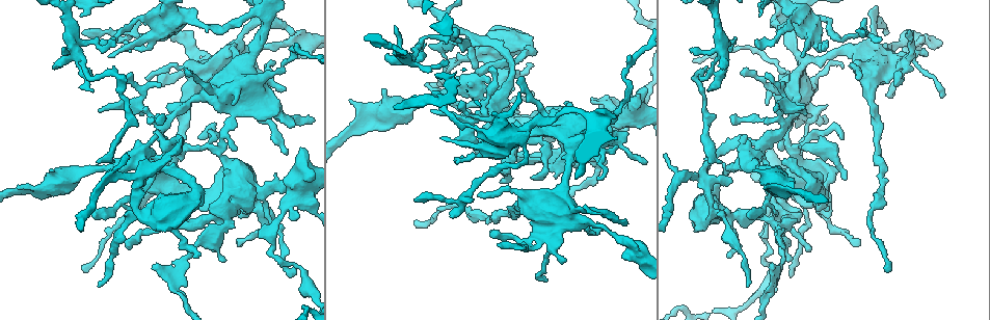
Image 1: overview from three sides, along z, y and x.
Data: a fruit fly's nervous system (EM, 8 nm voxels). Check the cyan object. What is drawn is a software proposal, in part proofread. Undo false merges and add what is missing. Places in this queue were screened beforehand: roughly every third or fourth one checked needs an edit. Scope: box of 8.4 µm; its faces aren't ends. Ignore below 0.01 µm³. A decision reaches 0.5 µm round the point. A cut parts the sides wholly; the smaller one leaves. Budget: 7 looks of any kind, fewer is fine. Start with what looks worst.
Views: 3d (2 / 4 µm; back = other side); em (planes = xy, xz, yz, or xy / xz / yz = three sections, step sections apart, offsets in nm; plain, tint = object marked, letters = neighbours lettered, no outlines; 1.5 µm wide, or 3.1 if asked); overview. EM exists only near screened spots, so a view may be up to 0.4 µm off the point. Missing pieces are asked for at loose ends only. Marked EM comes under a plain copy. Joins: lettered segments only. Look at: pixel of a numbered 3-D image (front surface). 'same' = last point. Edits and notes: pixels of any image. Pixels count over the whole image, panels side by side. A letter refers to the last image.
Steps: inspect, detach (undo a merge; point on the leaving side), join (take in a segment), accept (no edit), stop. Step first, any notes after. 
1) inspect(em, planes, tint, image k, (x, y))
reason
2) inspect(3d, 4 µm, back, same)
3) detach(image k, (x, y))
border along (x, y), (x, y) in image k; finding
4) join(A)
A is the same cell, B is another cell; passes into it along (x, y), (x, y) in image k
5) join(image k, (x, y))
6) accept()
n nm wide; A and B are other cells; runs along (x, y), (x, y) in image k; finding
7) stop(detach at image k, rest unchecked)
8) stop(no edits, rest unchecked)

inspect(3d, 4 µm, image 1, (720, 67))

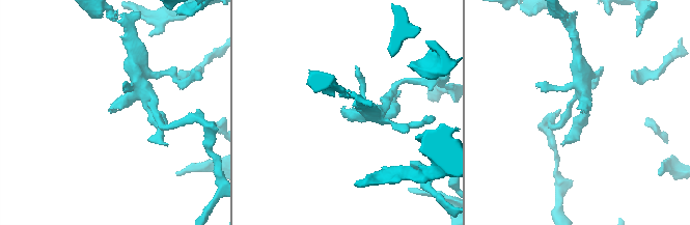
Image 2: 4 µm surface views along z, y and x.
inspect(em, planes, letters, image 2, (341, 113))
shape alone is not enough

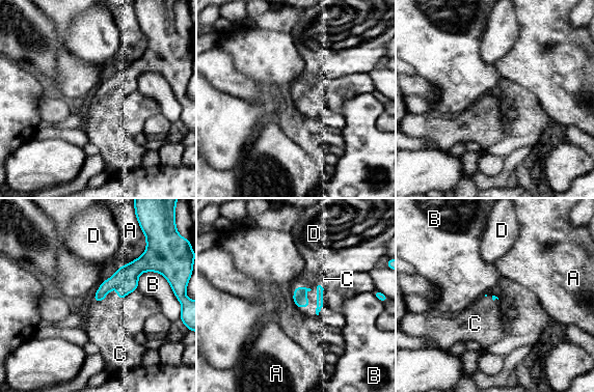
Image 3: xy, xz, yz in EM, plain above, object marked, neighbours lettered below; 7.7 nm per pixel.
join(C)
C is the same cell, A, B and D are other cells; passes into it along (320, 304), (320, 285), (324, 279) in image 3; it goes on there

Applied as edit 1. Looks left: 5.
inspect(3d, 4 µm, image 1, (99, 286))
tapers out

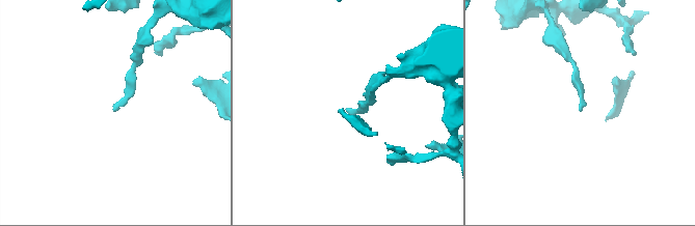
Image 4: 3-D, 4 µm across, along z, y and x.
inspect(em, planes, tint, image 4, (348, 110))

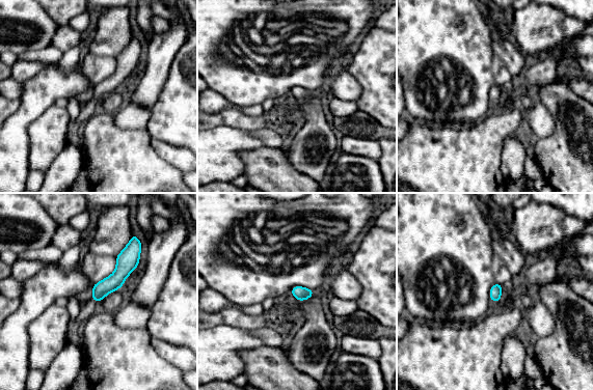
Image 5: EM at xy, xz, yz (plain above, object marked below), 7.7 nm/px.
inspect(em, planes, letters, same)
what lies round it

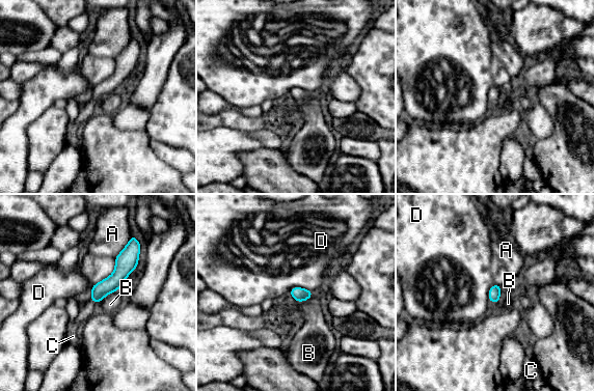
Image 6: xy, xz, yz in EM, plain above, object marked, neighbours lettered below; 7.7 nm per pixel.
join(C)
C is the same cell, A, B and D are other cells; passes into it along (113, 282), (92, 301), (87, 310) in image 6; it goes on there

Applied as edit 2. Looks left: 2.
inspect(overview)
redraw

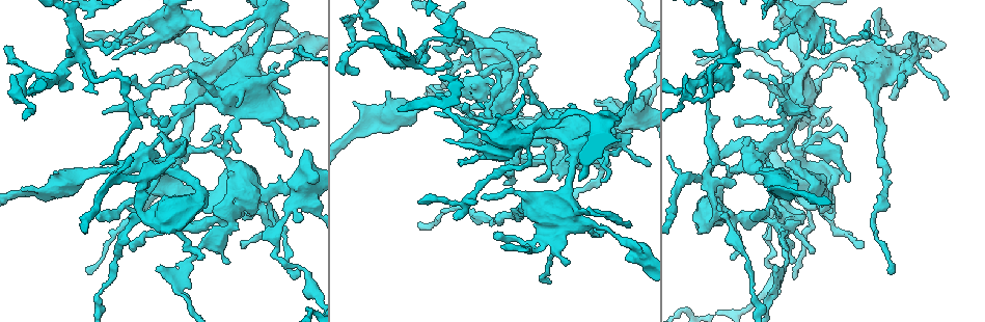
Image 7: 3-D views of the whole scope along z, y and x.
inspect(em, planes, letters, image 7, (582, 221))
three-way junction

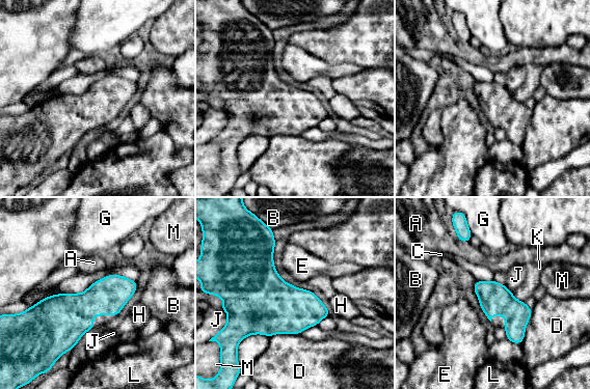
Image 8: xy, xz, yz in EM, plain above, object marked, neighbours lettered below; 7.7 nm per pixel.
accept()
240 nm wide; A, B, C, D, E, G, H, J, K, L and M are other cells; border along (328, 314), (316, 325) in image 8; one cell here

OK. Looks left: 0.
stop(join at image 3, join at image 6, rest unchecked)

